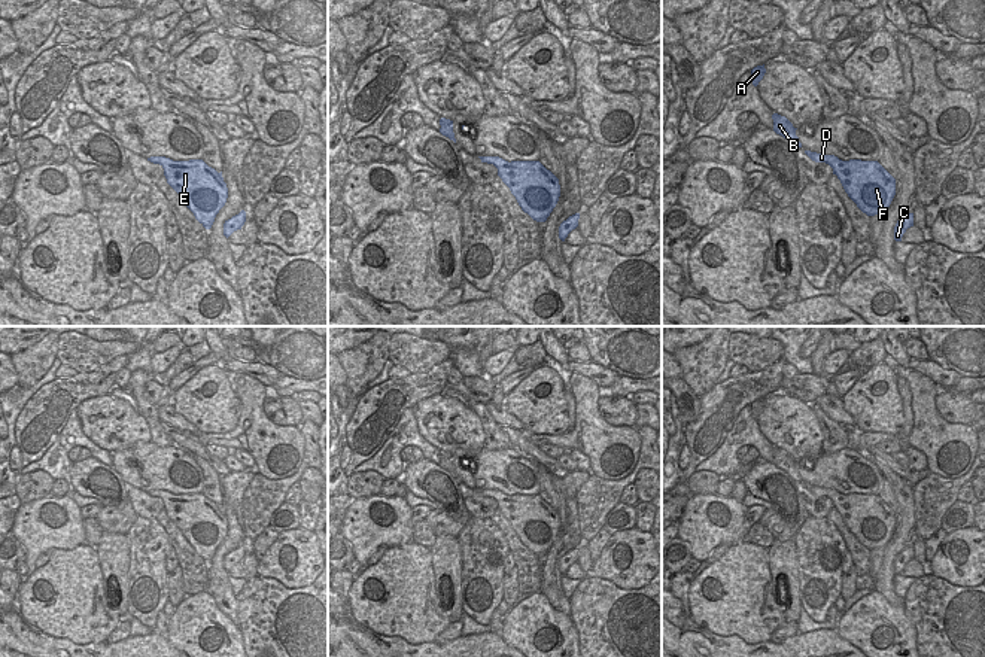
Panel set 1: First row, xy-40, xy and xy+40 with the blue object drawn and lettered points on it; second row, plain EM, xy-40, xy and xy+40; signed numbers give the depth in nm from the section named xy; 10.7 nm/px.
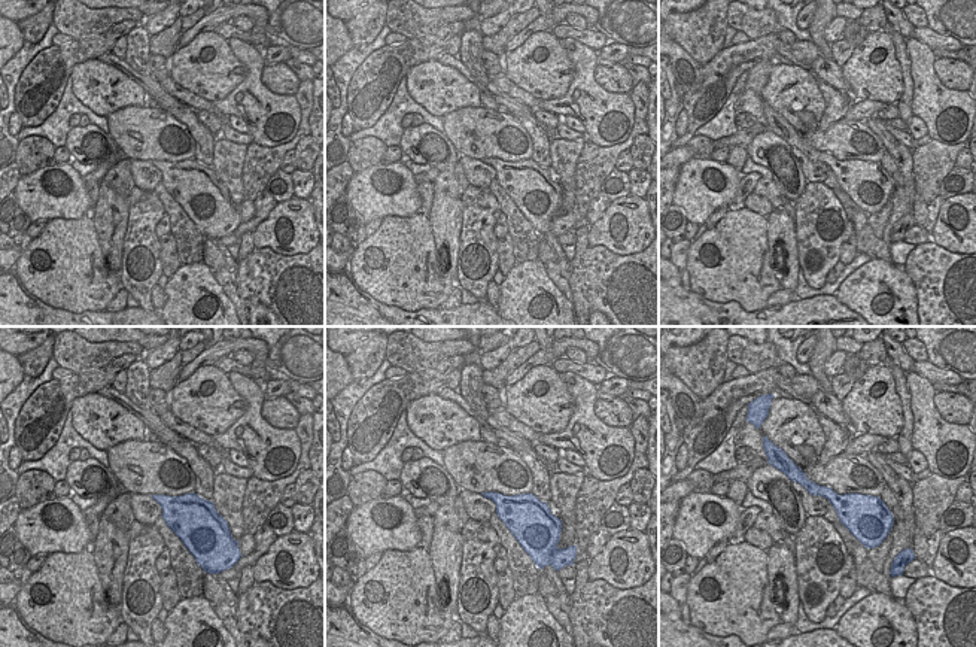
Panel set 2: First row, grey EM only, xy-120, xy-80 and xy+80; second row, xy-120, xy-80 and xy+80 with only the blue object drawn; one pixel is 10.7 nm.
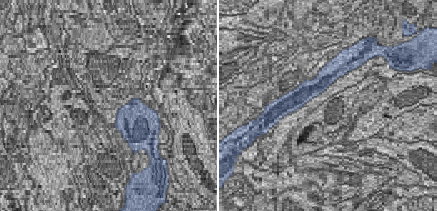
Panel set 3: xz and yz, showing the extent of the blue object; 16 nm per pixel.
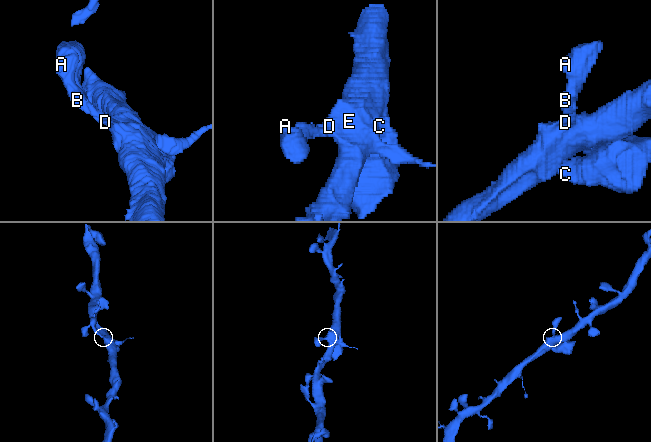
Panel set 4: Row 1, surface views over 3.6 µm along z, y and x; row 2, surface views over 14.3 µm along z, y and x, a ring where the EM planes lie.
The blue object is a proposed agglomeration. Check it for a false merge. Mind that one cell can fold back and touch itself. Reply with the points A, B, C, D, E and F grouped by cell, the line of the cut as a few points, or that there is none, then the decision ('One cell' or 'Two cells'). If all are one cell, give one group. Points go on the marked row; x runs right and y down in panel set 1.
Groups: A B C D E F. No split. One cell

